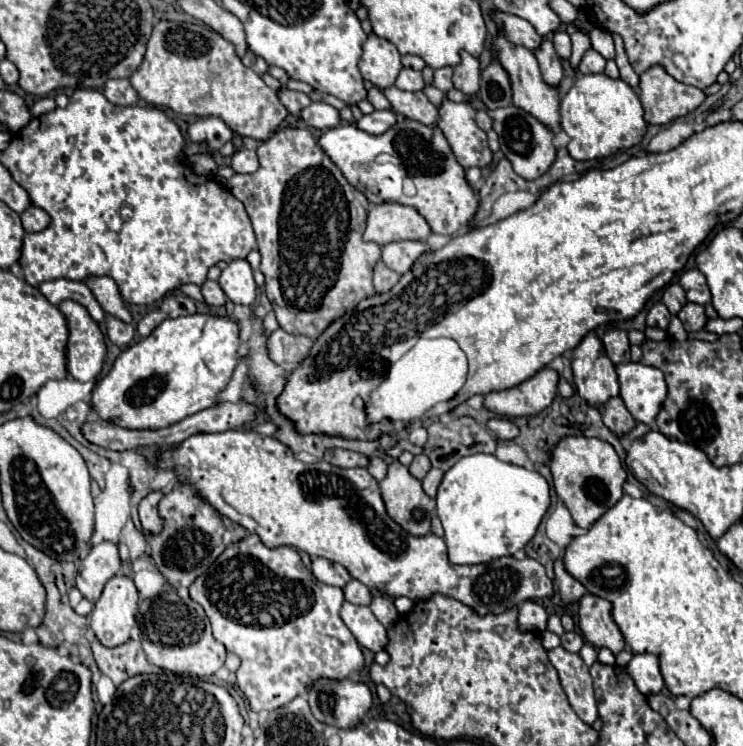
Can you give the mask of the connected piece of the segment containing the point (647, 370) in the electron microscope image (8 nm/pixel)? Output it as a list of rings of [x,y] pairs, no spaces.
[[[640,362],[616,366],[620,382],[620,398],[630,414],[648,426],[656,426],[656,414],[666,398],[666,380],[660,370]]]

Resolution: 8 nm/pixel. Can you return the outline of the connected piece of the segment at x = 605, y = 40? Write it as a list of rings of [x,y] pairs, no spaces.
[[[596,27],[588,34],[590,40],[592,40],[592,48],[594,48],[596,52],[600,52],[606,60],[614,58],[614,42],[612,42],[612,38],[607,34],[607,31]]]

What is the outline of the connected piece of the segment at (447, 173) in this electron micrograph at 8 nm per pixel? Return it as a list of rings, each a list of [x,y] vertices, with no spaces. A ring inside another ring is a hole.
[[[398,118],[396,126],[388,132],[372,136],[354,124],[342,124],[326,130],[318,138],[318,146],[340,168],[344,178],[364,192],[370,204],[398,202],[412,206],[426,218],[436,234],[456,234],[472,220],[472,214],[476,214],[476,192],[468,186],[464,168],[456,162],[456,156],[452,154],[452,148],[440,128],[428,128],[420,122]],[[378,154],[390,154],[392,162],[388,160],[378,164]],[[406,178],[414,184],[416,192],[412,196],[404,192]]]

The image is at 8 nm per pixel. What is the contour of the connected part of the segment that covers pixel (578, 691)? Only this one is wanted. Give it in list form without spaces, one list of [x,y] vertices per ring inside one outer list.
[[[564,648],[550,650],[548,660],[556,668],[556,672],[560,676],[560,684],[562,684],[574,712],[586,724],[594,724],[594,720],[598,718],[598,708],[596,708],[596,698],[594,698],[588,666],[582,662],[582,658],[578,654],[566,652]]]

